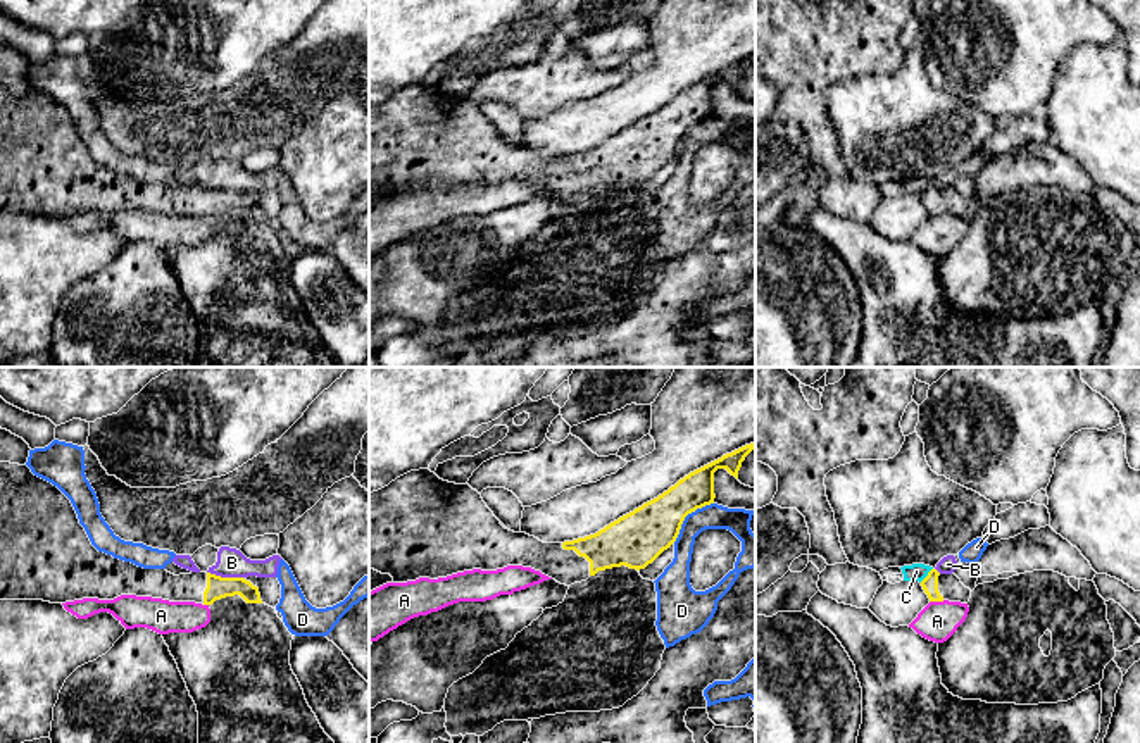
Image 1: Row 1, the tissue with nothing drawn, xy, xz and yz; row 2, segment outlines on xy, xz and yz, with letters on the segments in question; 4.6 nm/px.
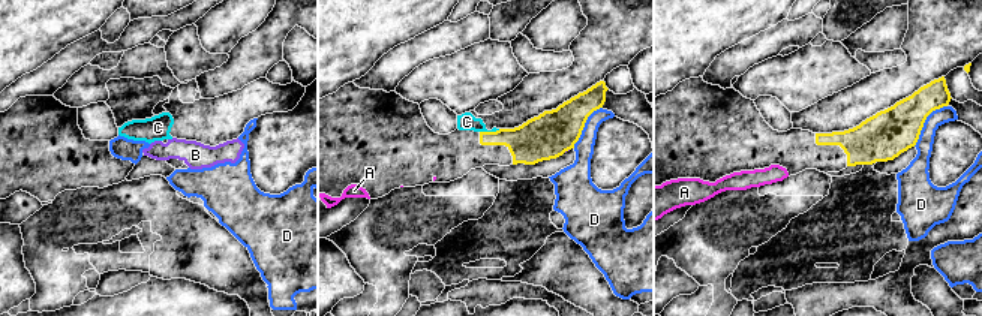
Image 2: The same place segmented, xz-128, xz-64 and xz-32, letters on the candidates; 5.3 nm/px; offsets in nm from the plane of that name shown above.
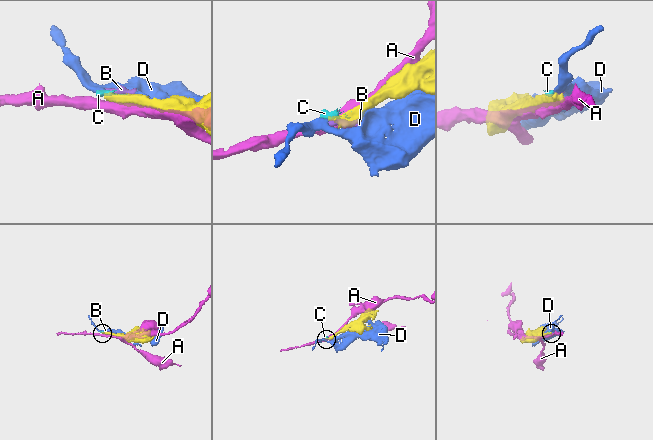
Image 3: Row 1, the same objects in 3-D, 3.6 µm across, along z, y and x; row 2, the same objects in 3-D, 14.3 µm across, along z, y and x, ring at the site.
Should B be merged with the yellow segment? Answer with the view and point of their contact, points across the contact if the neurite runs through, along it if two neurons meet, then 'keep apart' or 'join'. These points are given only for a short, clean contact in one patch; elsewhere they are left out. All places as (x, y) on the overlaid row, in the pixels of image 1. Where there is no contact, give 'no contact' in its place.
meets yellow in xy at (225, 578); border along xy (207, 571), (218, 576), (242, 578); keep apart

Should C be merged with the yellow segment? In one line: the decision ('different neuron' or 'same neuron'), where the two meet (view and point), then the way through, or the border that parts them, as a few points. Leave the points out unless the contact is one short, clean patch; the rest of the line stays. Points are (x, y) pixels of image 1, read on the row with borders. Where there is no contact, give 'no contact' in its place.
different neuron | yz (928, 574) | along yz (932, 568), (920, 581)

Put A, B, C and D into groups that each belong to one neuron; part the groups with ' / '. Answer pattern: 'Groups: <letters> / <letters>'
Groups: A / B D / C

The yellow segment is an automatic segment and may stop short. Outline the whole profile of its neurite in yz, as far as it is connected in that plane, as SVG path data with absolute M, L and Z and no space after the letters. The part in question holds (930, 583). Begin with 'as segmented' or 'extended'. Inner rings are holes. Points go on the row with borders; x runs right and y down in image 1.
extended; M931 569L928 576L921 581L921 586L930 602L949 600L968 603L971 598L971 590L966 588L954 572L940 574L936 569Z

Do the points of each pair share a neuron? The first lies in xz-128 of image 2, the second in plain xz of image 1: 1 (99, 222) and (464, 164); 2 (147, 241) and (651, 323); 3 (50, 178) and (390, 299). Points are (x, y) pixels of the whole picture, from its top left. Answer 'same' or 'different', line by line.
1: different
2: different
3: different

